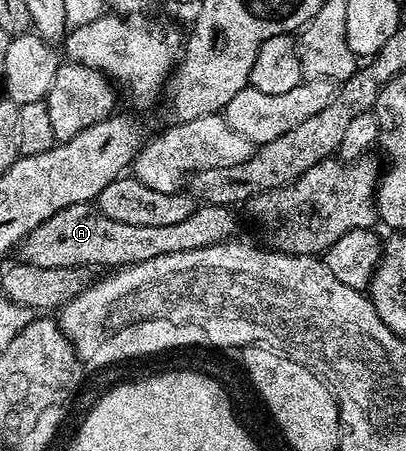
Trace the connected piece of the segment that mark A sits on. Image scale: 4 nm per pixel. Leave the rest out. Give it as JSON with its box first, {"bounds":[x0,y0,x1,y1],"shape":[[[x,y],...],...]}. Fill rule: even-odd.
{"bounds":[18,204,237,268],"shape":[[[70,204],[62,212],[54,212],[50,220],[38,224],[18,247],[19,261],[38,268],[123,268],[154,260],[154,256],[170,256],[170,252],[190,252],[194,248],[210,248],[229,241],[236,230],[237,211],[230,206],[197,205],[196,211],[179,224],[121,224],[110,220],[95,205]]]}

